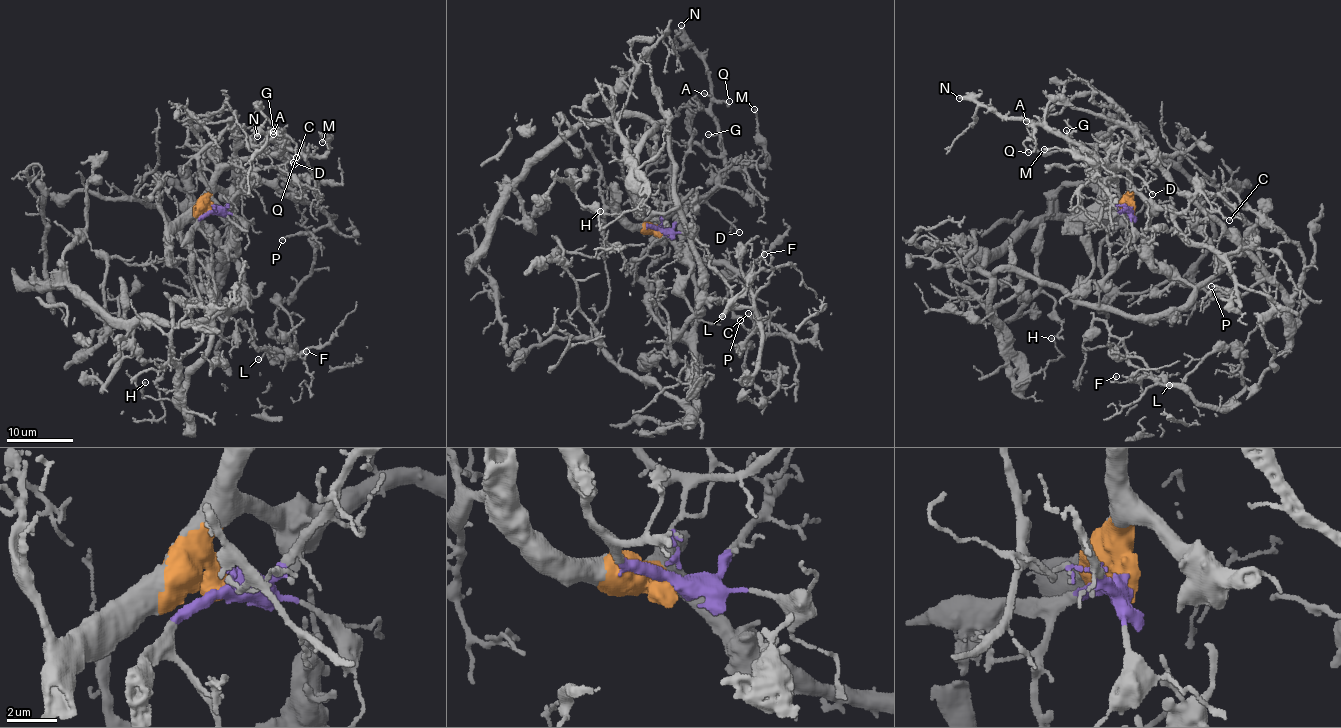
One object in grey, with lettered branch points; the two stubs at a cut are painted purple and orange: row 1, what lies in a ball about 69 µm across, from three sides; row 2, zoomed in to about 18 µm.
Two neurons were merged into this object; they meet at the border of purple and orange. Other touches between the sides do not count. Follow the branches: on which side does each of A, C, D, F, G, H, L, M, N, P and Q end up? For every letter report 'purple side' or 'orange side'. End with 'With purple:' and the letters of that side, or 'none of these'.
A: orange side
C: orange side
D: orange side
F: purple side
G: orange side
H: purple side
L: purple side
M: orange side
N: orange side
P: orange side
Q: orange side
With purple: F, H, L

